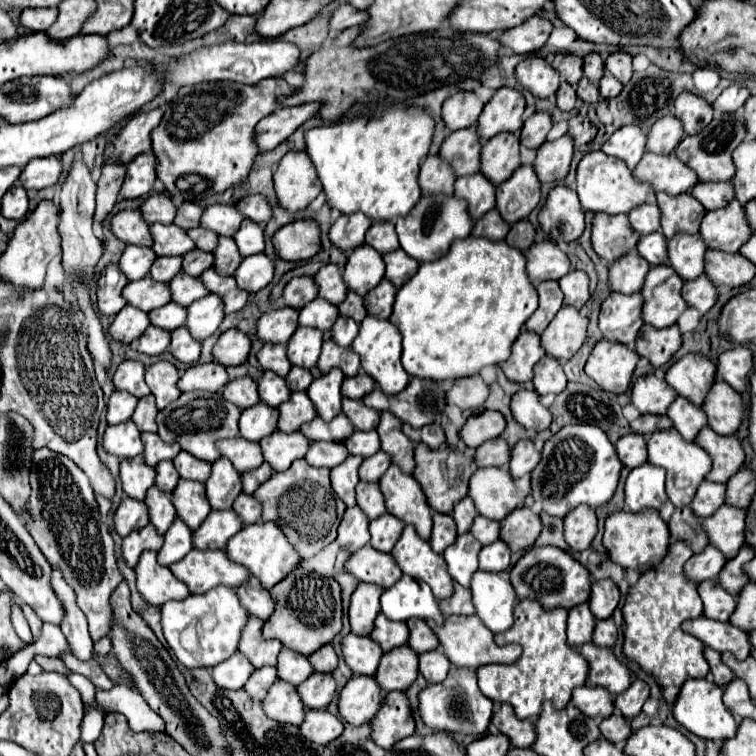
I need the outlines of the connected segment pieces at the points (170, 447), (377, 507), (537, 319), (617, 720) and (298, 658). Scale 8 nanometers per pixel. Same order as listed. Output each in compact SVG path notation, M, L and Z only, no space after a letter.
M143 433L141 439L145 443L145 453L143 453L145 463L151 467L155 467L163 459L173 459L181 451L179 445L165 443L157 433Z
M361 481L357 485L357 505L367 513L369 519L377 519L387 511L383 505L383 495L379 493L377 483Z
M543 281L543 283L539 283L537 285L537 293L539 293L539 307L527 319L525 327L529 331L543 333L547 329L547 325L551 323L551 319L555 317L555 313L563 307L563 293L561 293L557 281Z
M617 711L611 717L603 719L601 725L599 725L599 729L601 729L603 737L609 739L609 741L613 741L613 743L623 743L631 735L629 721L623 715L619 715Z
M283 647L283 651L279 653L277 671L279 671L279 679L293 683L293 685L301 685L313 673L307 657L303 657L301 653L295 653L293 649L287 649L287 647Z

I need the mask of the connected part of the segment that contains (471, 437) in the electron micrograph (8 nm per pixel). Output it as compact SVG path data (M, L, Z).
M481 411L467 417L465 427L461 429L461 439L467 447L477 449L489 439L495 439L505 429L505 417L499 411Z

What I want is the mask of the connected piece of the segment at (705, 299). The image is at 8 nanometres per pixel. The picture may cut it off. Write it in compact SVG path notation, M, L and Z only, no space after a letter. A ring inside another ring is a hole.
M701 275L693 281L687 281L683 285L683 299L689 307L695 307L701 315L705 315L717 301L717 287L711 285L711 279L707 275Z

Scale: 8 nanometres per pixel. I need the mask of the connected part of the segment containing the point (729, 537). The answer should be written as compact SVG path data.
M721 505L719 511L703 519L703 529L709 535L709 543L715 545L719 551L723 551L725 557L729 559L733 559L745 545L743 517L747 517L745 509L735 509L733 505Z

